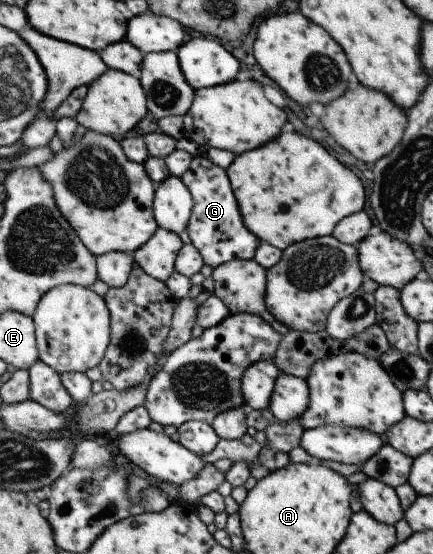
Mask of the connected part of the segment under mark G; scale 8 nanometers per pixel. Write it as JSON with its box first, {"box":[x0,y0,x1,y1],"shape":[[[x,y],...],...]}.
{"box":[181,155,260,269],"shape":[[[202,155],[193,156],[187,169],[181,175],[181,181],[191,194],[193,205],[191,215],[184,227],[191,245],[199,252],[202,263],[212,269],[232,259],[250,260],[259,245],[260,240],[255,237],[244,225],[238,210],[237,200],[231,191],[231,186],[224,169],[213,165],[209,159]]]}

